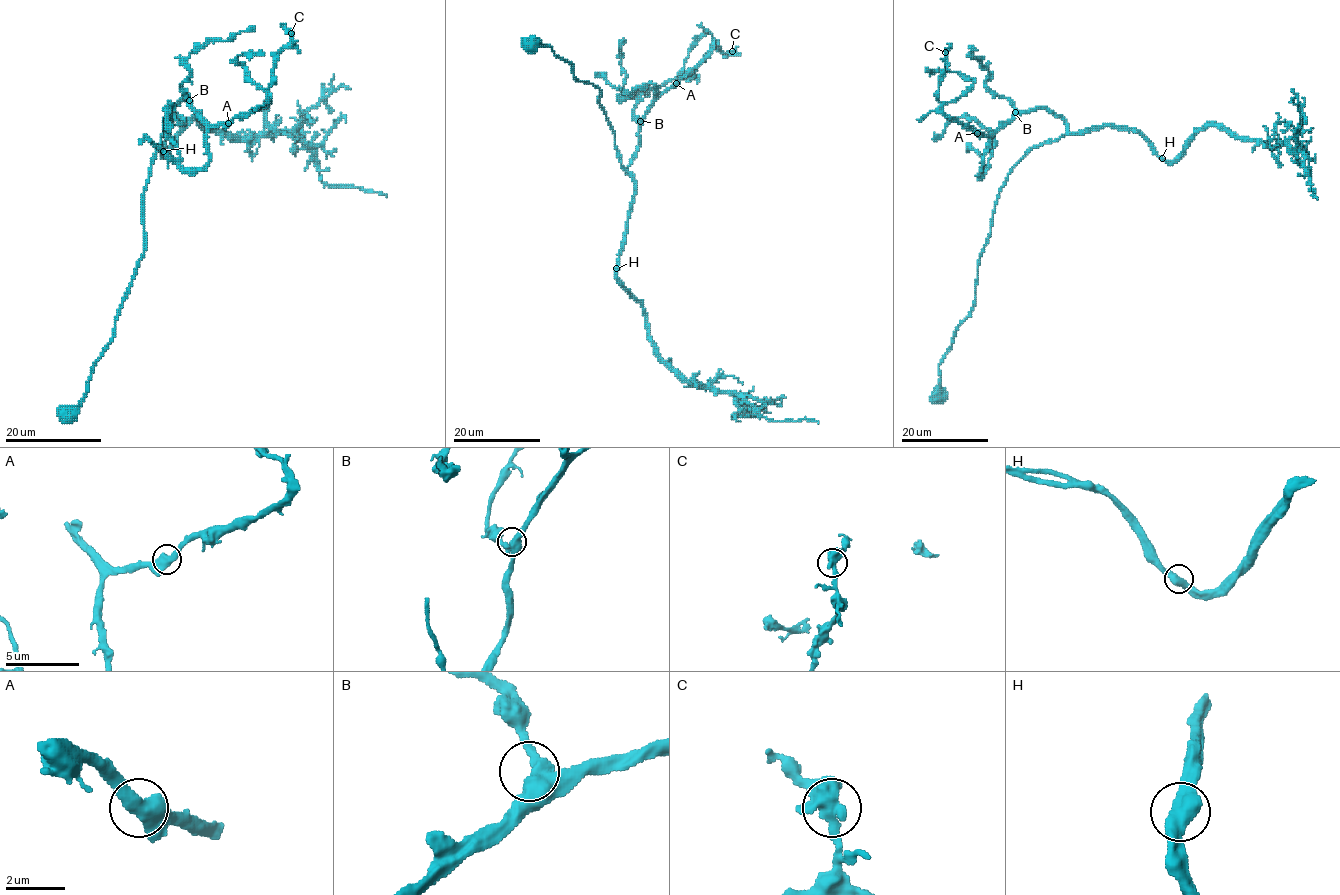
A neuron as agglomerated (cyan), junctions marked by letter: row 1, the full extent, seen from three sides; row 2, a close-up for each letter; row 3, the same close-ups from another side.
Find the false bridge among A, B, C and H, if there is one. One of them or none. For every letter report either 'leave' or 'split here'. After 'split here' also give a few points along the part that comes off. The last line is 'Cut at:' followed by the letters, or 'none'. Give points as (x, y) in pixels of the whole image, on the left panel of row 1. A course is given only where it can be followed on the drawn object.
A: leave
B: leave
C: leave
H: leave
Cut at: none

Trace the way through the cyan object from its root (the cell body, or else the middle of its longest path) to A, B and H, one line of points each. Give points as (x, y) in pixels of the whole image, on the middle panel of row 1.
A: (533, 41), (549, 45), (579, 82), (600, 90), (627, 173), (640, 121), (676, 83)
B: (533, 41), (549, 45), (572, 65), (579, 82), (600, 90), (599, 103), (627, 173), (638, 148), (640, 121)
H: (533, 41), (549, 45), (579, 82), (600, 90), (621, 165), (631, 176), (636, 194), (616, 268)

